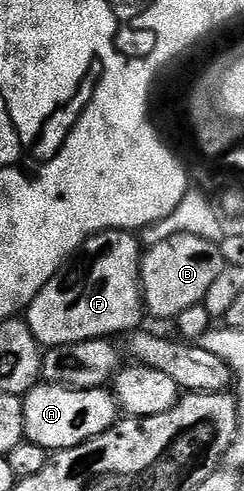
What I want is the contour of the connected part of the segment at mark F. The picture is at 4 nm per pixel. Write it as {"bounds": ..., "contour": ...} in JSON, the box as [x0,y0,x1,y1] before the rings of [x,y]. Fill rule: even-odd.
{"bounds":[27,229,143,347],"contour":[[[108,229],[88,237],[79,252],[39,291],[27,310],[29,330],[42,347],[79,343],[96,337],[112,338],[113,333],[128,334],[136,330],[143,318],[141,300],[141,255],[143,246],[132,232]]]}

